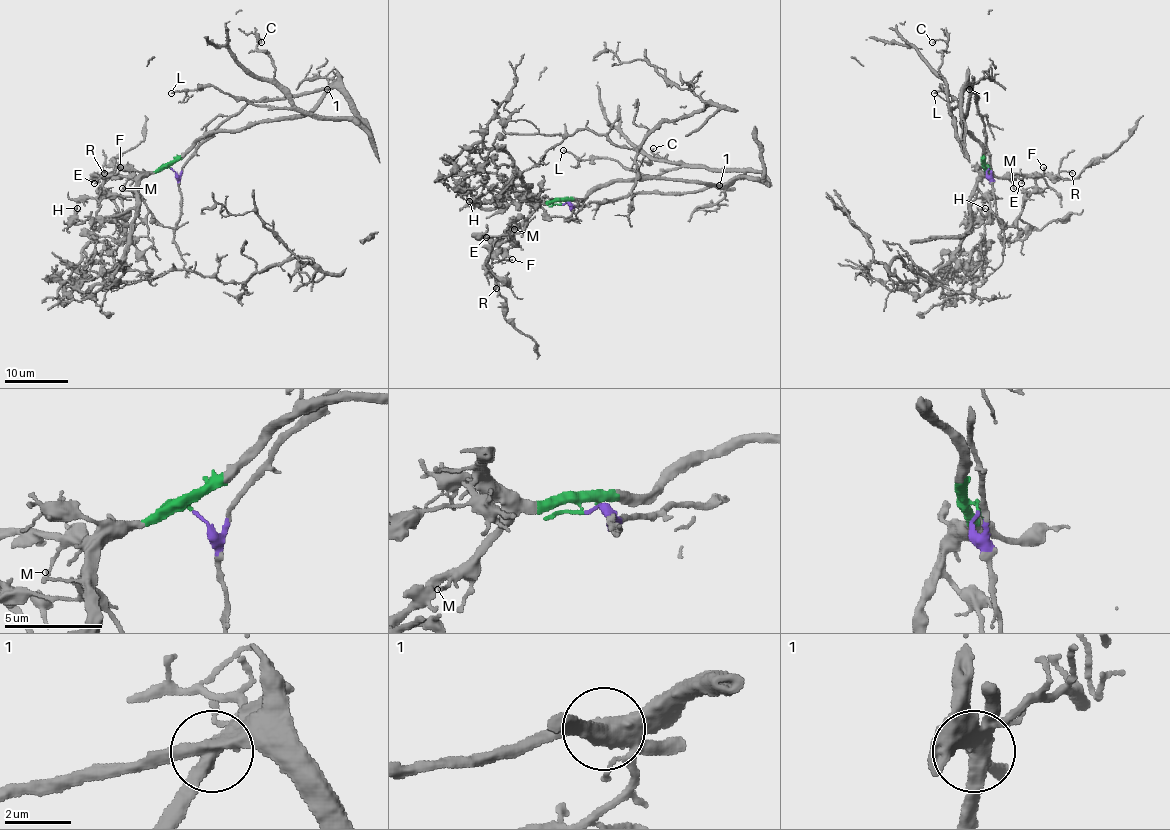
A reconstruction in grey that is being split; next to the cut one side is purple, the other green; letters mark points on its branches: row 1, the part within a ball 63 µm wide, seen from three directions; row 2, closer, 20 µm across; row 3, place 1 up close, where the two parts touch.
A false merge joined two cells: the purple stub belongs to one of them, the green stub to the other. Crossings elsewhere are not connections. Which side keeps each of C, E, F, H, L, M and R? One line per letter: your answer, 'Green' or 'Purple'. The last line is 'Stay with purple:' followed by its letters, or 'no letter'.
C: Purple
E: Green
F: Green
H: Green
L: Purple
M: Green
R: Green
Stay with purple: C, L

